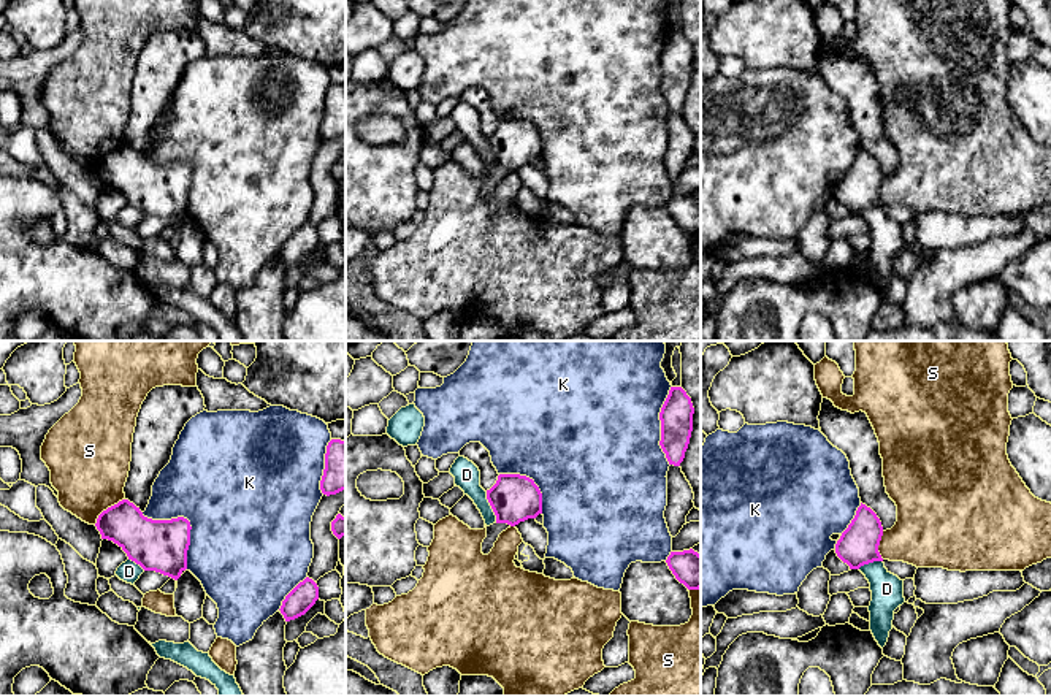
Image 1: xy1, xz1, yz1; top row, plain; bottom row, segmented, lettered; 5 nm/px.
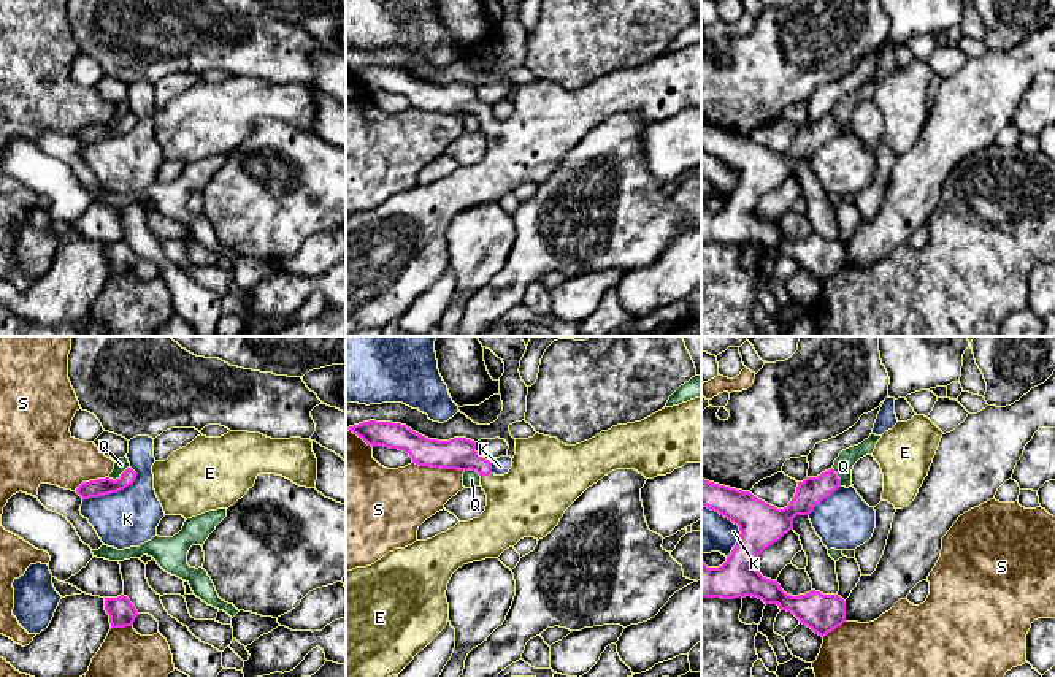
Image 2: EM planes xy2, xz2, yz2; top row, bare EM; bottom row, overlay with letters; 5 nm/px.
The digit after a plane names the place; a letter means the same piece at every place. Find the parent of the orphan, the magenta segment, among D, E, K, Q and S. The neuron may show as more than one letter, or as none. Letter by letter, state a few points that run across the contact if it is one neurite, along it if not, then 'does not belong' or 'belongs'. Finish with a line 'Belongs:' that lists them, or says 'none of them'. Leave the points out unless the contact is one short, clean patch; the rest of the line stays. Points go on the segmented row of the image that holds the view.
D: line xz1 (485, 492), (496, 522); does not belong
E: line xz2 (460, 454), (486, 474), (510, 498), (527, 501); belongs
K: does not belong
Q: line xy2 (129, 466), (118, 478), (108, 478); does not belong
S: does not belong
Belongs: E

